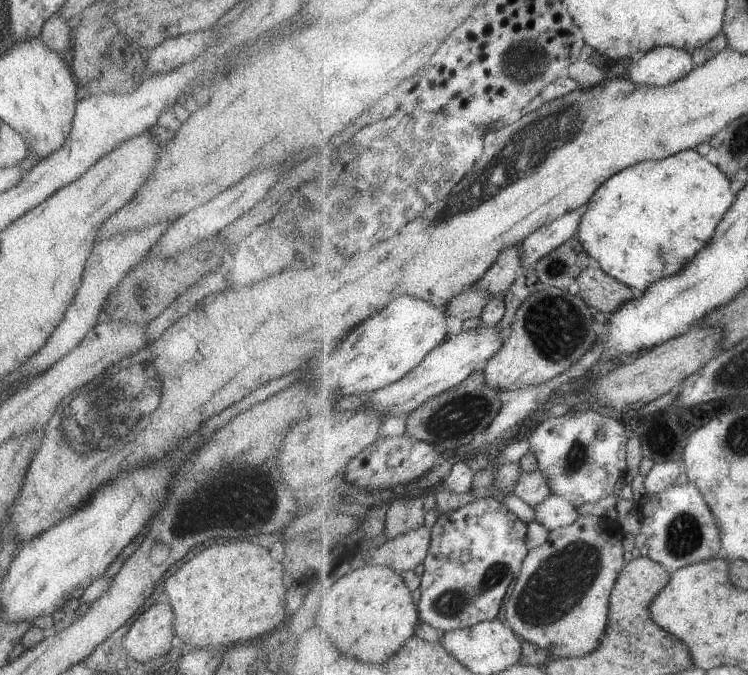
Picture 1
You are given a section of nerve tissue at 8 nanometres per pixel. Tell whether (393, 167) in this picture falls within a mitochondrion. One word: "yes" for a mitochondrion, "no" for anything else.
yes

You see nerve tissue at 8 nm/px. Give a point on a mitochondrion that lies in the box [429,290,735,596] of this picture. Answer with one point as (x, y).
(550, 331)

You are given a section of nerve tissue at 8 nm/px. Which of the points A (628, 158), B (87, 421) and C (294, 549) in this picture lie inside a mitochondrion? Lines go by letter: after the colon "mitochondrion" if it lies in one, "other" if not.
A: other
B: mitochondrion
C: other

